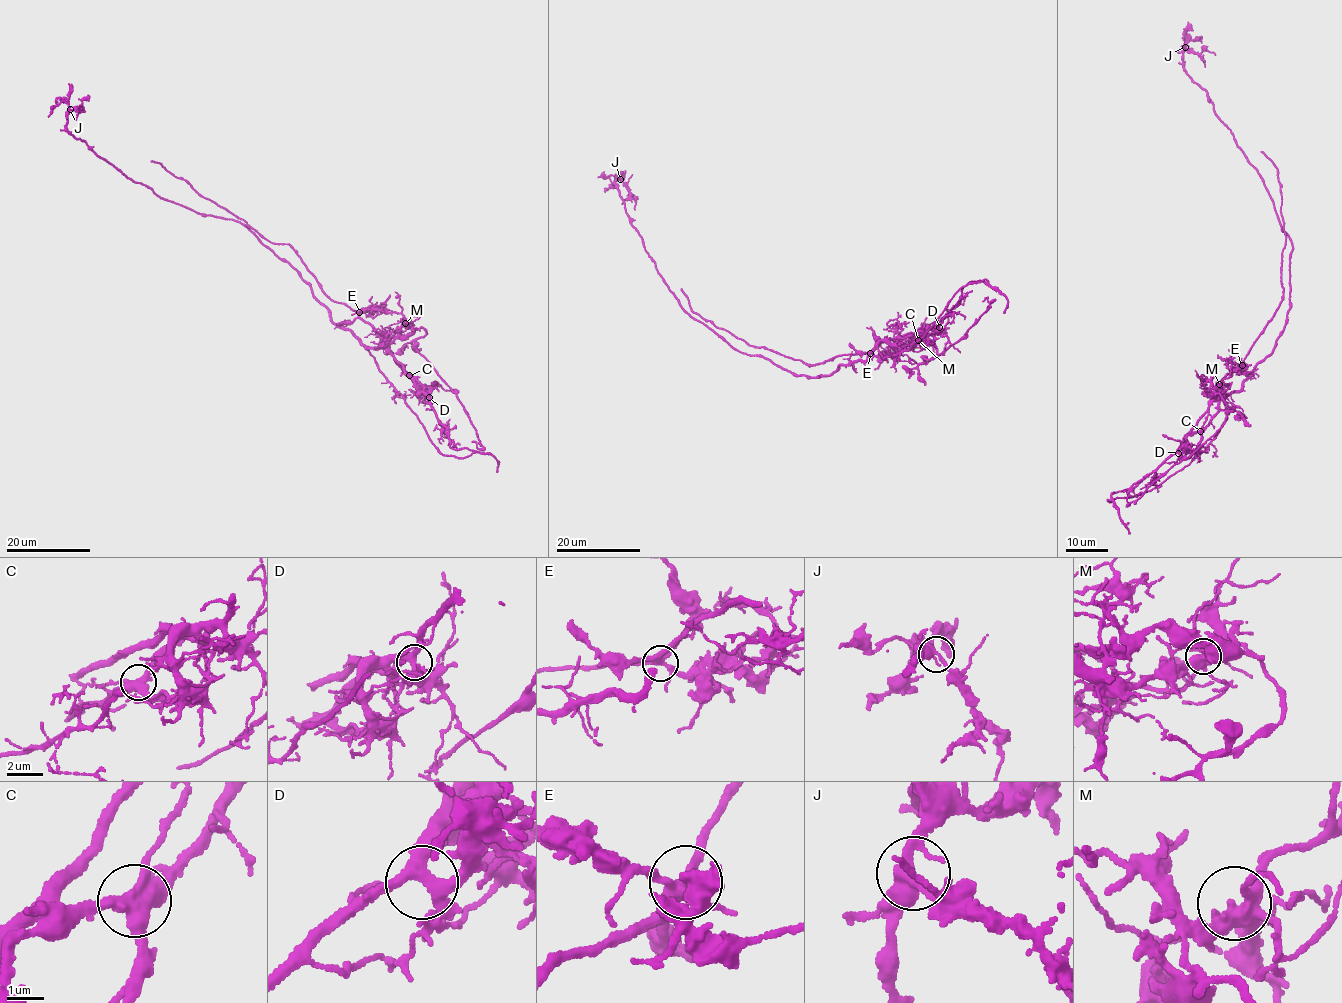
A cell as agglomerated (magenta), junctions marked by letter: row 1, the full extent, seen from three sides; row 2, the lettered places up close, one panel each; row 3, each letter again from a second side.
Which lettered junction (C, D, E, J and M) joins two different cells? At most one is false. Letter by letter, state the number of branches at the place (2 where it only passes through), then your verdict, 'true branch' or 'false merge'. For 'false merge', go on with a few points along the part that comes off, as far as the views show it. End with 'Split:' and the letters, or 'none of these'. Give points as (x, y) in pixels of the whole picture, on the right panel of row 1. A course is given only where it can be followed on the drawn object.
C: 4 branches meet; false merge; foreign part runs (1201, 431), (1216, 396), (1237, 392), (1282, 333), (1292, 251), (1263, 182), (1183, 66), (1185, 48), (1215, 55)
D: 4 branches meet; true branch
E: 5 branches meet; true branch
J: 4 branches meet; true branch
M: 7 branches meet; true branch
Split: C

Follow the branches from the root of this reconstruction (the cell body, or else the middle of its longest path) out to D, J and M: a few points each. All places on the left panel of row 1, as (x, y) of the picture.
D: (320, 302), (333, 322), (350, 329), (361, 344), (370, 348), (388, 348), (429, 397)
J: (320, 302), (298, 272), (242, 224), (204, 215), (164, 200), (96, 154), (67, 129), (67, 113), (70, 109)
M: (320, 302), (334, 323), (348, 328), (361, 344), (370, 348), (380, 347), (405, 323)

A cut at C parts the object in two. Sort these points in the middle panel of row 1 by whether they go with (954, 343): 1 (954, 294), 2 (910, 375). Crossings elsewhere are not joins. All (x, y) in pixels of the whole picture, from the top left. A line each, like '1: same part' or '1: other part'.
1: other part
2: same part

